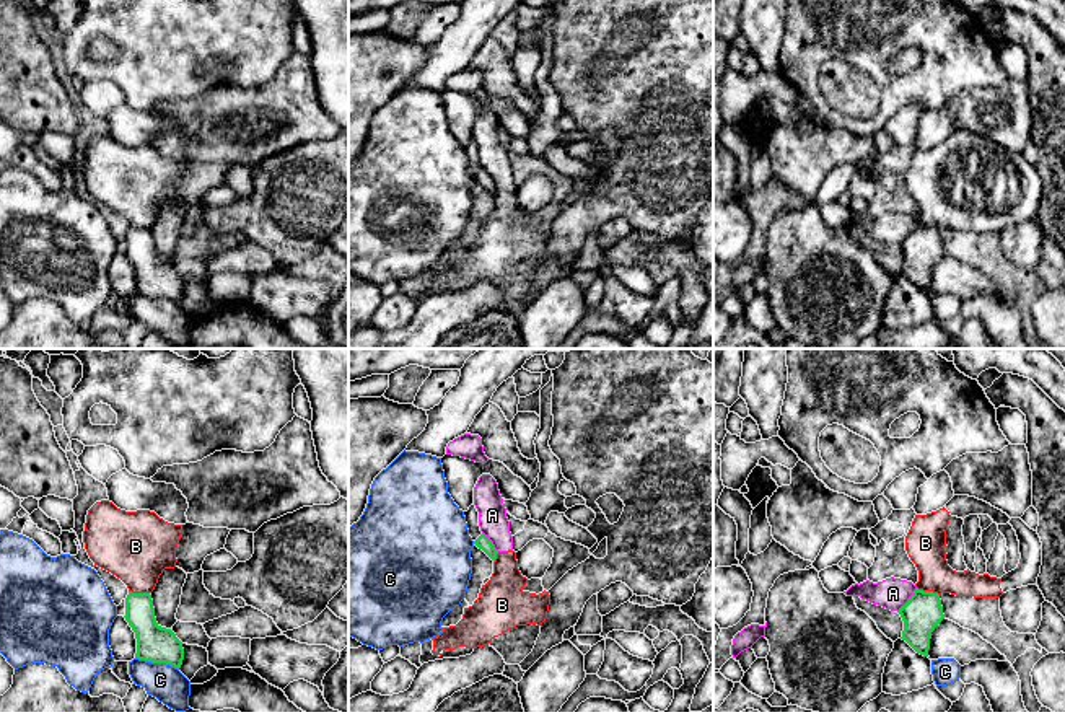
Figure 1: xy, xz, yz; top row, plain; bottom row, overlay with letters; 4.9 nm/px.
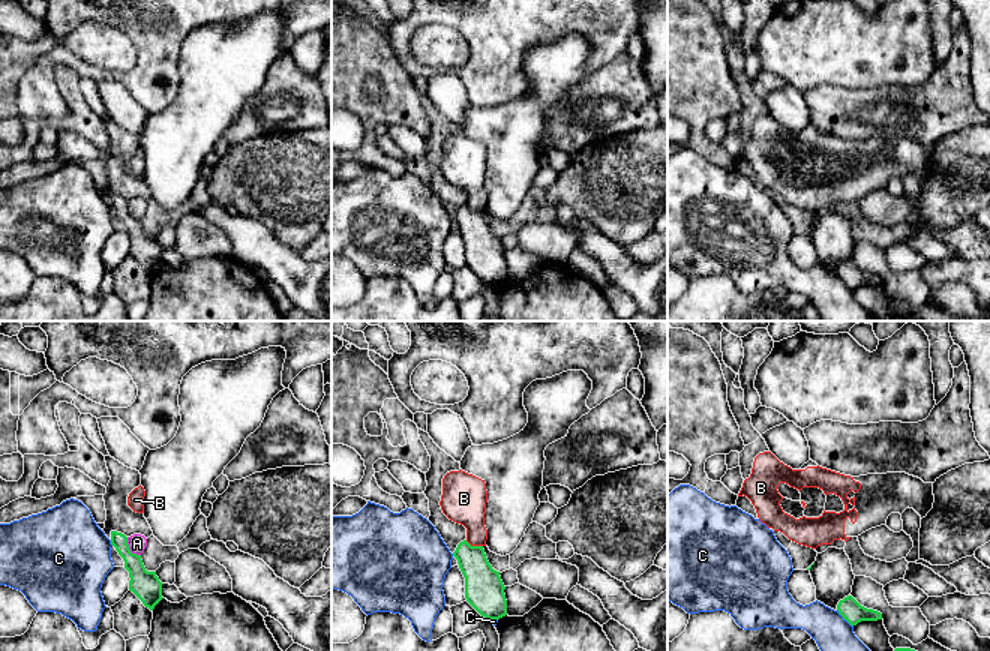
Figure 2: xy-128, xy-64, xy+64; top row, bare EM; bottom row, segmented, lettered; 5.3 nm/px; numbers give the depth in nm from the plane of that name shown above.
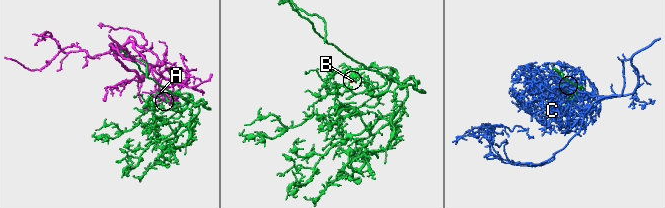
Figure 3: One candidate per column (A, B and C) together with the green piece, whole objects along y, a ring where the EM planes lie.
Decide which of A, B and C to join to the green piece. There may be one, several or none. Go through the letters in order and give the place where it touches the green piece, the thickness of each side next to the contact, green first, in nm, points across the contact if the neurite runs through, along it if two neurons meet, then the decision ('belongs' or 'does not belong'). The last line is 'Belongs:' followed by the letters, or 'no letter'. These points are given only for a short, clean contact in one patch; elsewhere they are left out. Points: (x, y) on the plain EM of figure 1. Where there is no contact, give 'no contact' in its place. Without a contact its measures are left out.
A: contact yz (909, 235); calibres 190 and 160 nm; border yz (917, 224), (898, 246); does not belong
B: contact yz (929, 227); calibres 190 and 200 nm; does not belong
C: contact xy (157, 297); calibres 180 and 180 nm; does not belong
Belongs: no letter

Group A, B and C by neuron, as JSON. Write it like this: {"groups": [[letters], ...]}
{"groups": [["A", "B"], ["C"]]}

